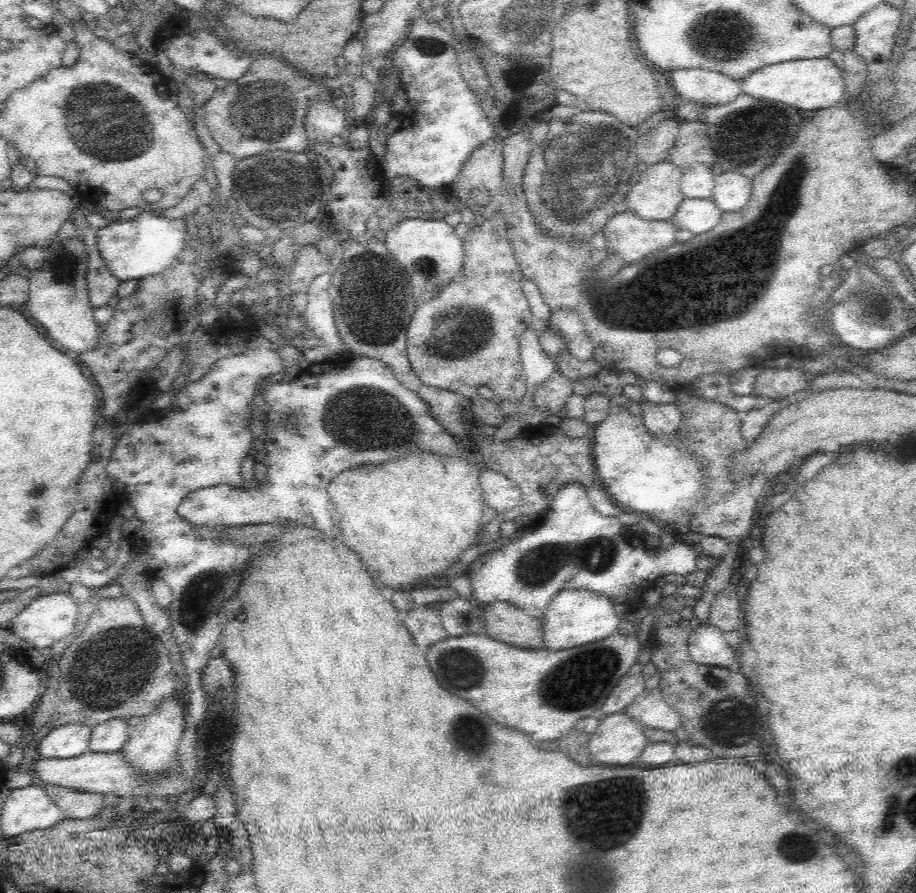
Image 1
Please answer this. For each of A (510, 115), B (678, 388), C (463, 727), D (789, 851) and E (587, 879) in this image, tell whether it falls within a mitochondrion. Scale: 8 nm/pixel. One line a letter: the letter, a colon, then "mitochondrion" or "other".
A: other
B: other
C: mitochondrion
D: mitochondrion
E: mitochondrion

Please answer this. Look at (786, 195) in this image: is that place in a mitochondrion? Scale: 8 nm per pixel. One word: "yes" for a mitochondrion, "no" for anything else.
yes

